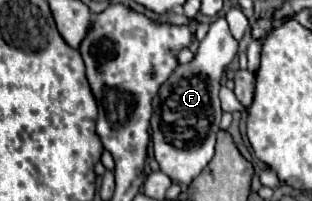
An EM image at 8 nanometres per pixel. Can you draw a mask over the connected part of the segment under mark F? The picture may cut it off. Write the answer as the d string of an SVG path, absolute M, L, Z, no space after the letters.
M224 16L210 24L206 38L198 44L194 60L178 64L174 74L160 86L158 98L152 100L150 136L154 144L154 158L160 170L178 184L190 184L214 156L214 142L220 130L220 86L226 68L238 52L238 42L228 30Z

